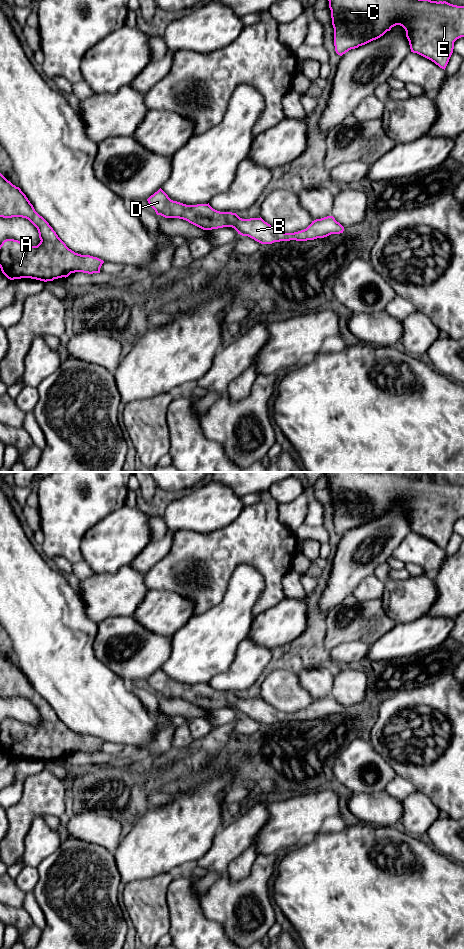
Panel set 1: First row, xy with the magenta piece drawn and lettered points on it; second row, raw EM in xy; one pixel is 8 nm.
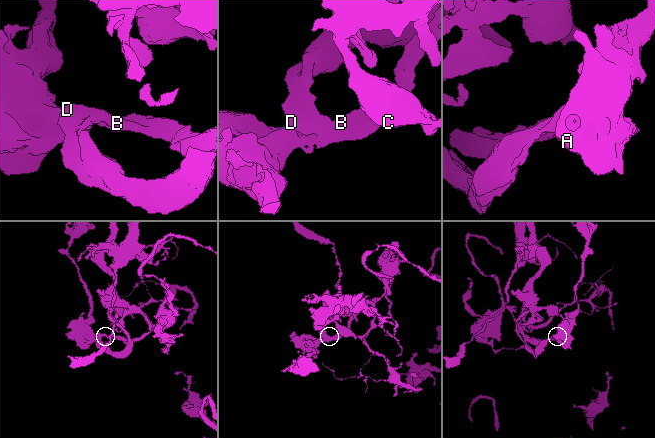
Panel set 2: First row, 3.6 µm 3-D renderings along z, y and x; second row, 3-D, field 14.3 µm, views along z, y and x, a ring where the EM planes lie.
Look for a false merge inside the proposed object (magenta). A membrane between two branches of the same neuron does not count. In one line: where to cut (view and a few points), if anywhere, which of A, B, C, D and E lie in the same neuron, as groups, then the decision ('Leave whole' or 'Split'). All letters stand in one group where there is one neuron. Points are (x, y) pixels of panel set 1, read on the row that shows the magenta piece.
No split. Groups: A B C D E. Leave whole

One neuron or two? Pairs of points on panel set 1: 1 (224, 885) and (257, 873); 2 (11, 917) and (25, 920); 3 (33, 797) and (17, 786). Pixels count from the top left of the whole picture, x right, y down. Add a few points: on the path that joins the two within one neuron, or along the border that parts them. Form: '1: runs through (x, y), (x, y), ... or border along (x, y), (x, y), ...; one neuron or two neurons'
1: runs through (232, 886), (245, 886), (250, 881); one neuron
2: runs through (14, 917), (22, 920); one neuron
3: border along (37, 772), (25, 778), (22, 796), (10, 807); two neurons

